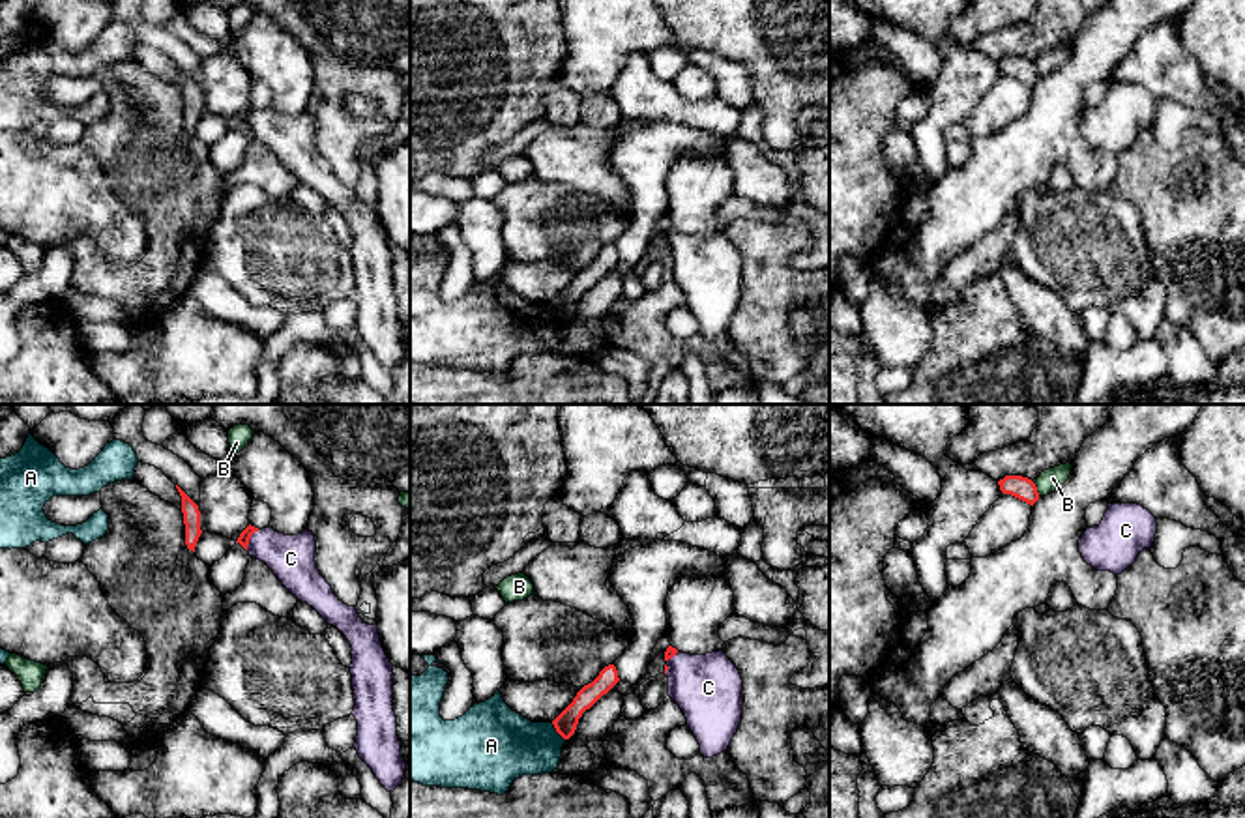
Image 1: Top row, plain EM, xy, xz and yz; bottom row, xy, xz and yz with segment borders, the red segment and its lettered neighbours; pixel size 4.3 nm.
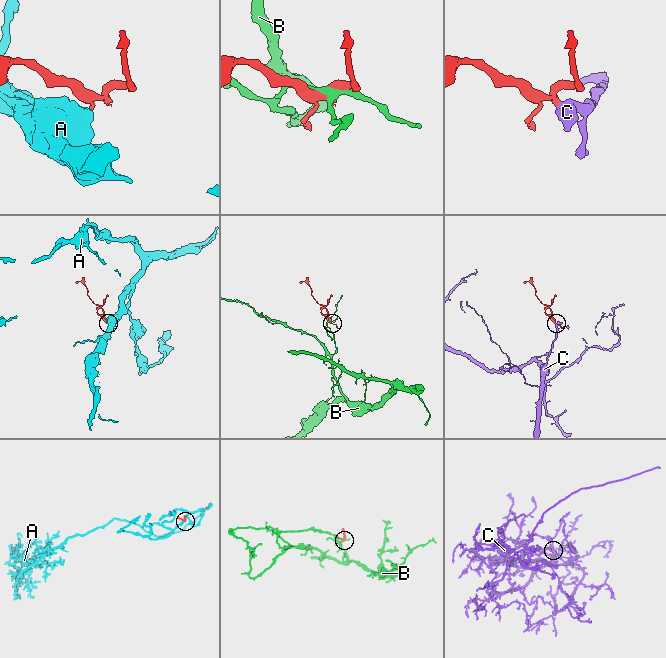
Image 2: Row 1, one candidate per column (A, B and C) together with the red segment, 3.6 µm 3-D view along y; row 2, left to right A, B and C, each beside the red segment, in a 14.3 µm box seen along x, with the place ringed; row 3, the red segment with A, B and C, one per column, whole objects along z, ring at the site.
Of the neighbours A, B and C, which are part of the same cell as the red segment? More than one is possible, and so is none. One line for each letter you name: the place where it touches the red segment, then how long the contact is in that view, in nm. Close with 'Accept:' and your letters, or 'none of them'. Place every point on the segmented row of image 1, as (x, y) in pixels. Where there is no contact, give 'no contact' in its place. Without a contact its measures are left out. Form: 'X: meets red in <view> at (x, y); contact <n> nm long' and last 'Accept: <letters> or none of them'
C: meets red in xy at (249, 538); contact 110 nm long
Accept: C

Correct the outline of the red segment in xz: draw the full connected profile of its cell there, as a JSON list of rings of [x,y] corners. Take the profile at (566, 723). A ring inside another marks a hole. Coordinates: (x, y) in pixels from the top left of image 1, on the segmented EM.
[[[614,665],[605,666],[599,676],[584,685],[573,702],[552,721],[556,732],[569,739],[579,724],[579,719],[590,709],[603,694],[607,694],[620,681]]]

